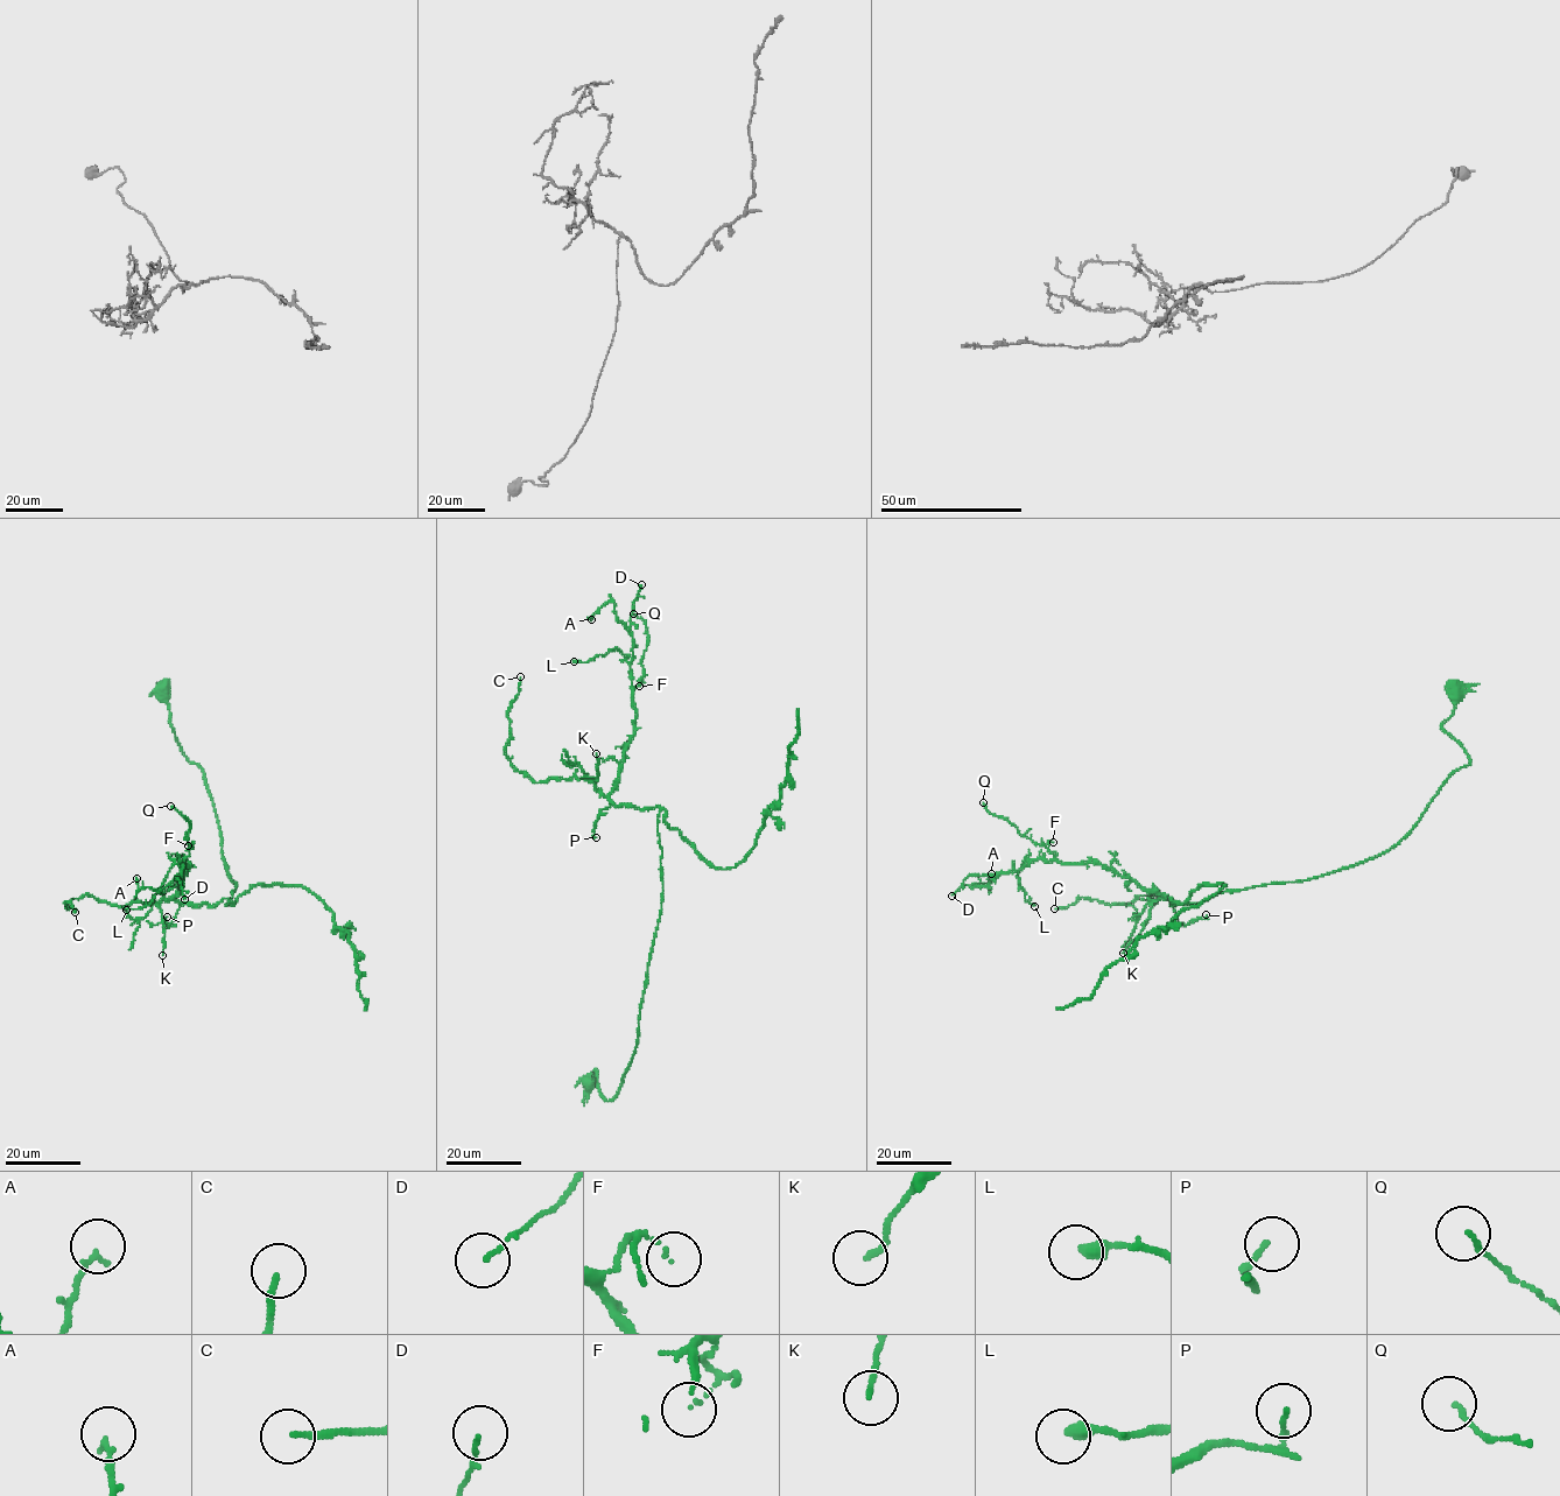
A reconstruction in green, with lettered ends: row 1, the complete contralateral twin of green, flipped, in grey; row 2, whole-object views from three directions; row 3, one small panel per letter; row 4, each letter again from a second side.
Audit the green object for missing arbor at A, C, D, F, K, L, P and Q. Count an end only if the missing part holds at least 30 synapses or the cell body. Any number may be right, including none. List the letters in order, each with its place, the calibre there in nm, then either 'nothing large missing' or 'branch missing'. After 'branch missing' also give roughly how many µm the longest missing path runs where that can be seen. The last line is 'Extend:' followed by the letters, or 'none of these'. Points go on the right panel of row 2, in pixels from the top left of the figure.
A: at (991, 873); 150 nm thick; nothing large missing
C: at (1054, 908); 170 nm thick; nothing large missing
D: at (951, 896); 100 nm thick; nothing large missing
F: at (1053, 842); 100 nm thick; nothing large missing
K: at (1123, 953); 140 nm thick; nothing large missing
L: at (1034, 906); 360 nm thick; nothing large missing
P: at (1206, 914); 130 nm thick; nothing large missing
Q: at (983, 802); 110 nm thick; nothing large missing
Extend: none of these

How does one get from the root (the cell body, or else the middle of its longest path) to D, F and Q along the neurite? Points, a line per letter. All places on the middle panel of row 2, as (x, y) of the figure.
D: (591, 1082), (595, 1069), (611, 1101), (631, 1061), (662, 898), (662, 808), (610, 798), (634, 730), (641, 584)
F: (591, 1082), (595, 1069), (611, 1101), (631, 1061), (662, 898), (662, 808), (610, 798), (639, 686)
Q: (591, 1082), (595, 1069), (611, 1101), (631, 1061), (662, 898), (662, 808), (610, 798), (644, 671), (633, 613)

